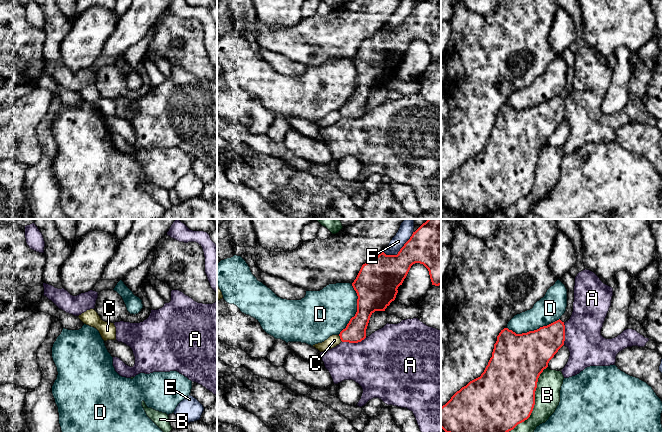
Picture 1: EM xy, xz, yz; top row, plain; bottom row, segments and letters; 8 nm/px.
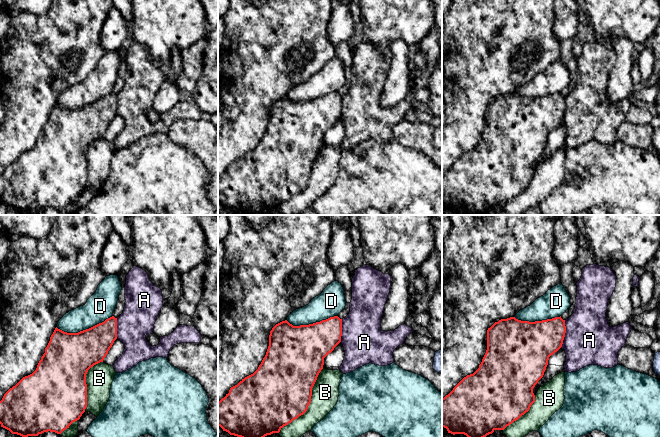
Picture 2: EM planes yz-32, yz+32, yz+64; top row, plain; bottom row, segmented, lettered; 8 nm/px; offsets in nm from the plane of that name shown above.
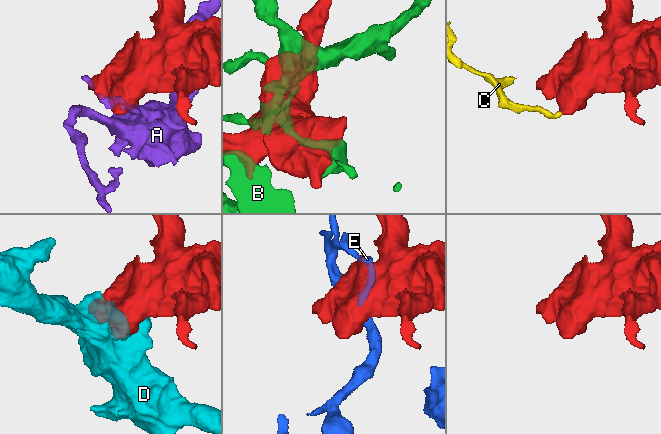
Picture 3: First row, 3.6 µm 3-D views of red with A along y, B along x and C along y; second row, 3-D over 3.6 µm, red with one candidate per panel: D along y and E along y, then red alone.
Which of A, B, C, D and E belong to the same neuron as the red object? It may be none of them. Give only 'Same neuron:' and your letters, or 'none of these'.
Same neuron: none of these

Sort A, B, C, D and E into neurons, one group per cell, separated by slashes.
A / B / C / D / E

